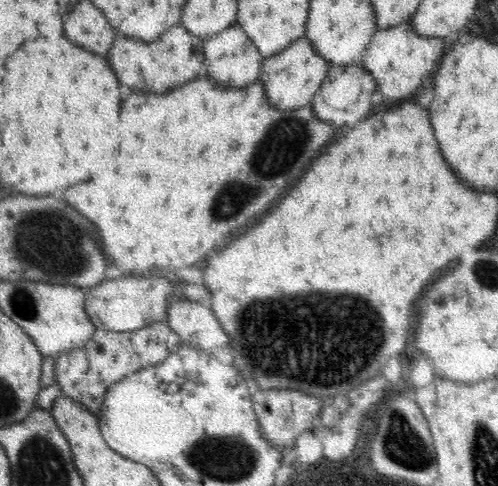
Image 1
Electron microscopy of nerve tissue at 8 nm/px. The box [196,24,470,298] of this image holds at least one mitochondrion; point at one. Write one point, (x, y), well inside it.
(285, 137)

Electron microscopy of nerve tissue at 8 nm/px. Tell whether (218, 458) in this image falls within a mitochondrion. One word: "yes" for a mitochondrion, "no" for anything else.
yes

